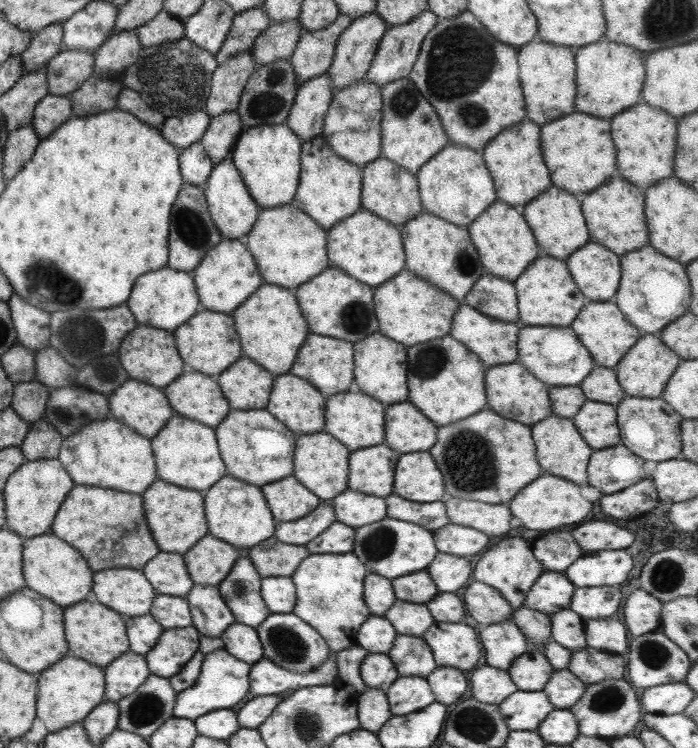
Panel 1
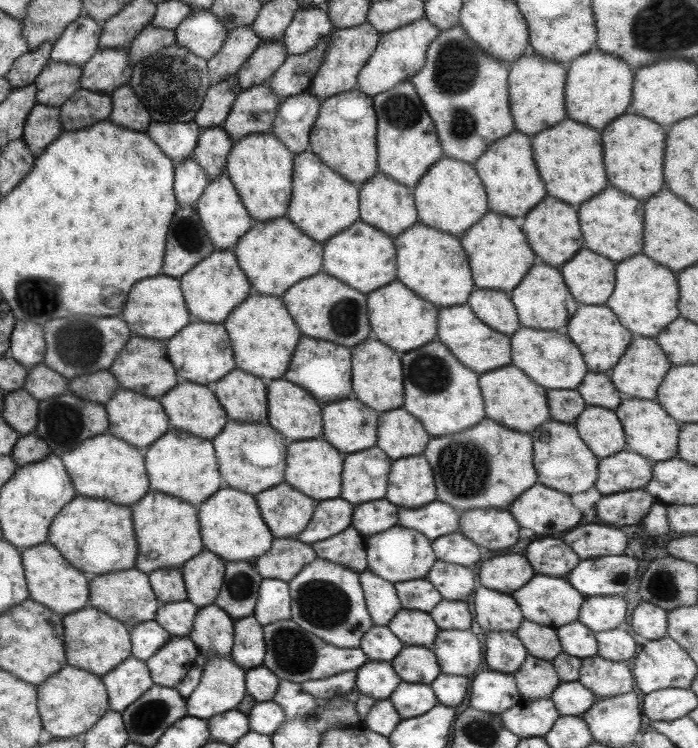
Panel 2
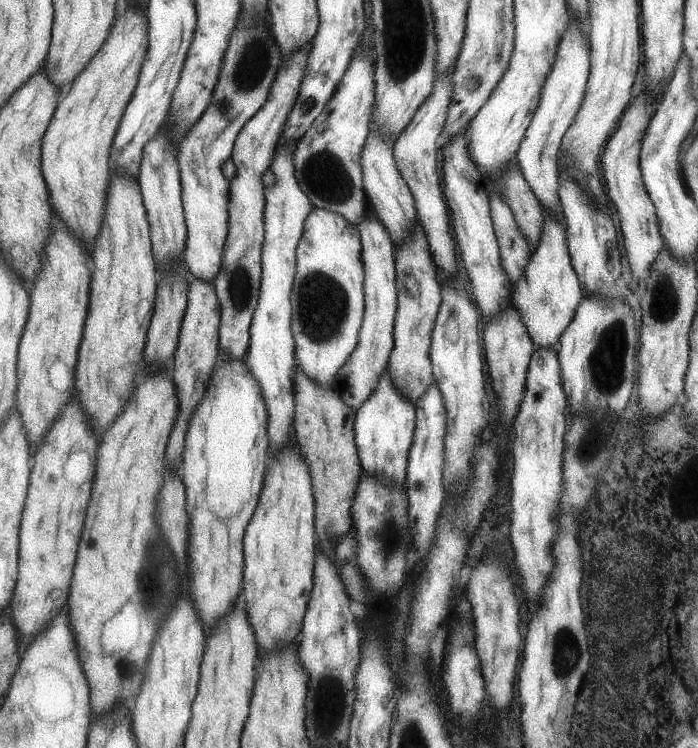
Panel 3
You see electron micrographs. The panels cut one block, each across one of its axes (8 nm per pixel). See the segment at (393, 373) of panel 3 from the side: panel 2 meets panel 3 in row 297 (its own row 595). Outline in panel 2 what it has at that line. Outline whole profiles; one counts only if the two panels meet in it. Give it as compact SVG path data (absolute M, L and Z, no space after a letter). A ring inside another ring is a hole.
M426 579L393 583L400 605L405 610L426 612L441 601L441 596Z

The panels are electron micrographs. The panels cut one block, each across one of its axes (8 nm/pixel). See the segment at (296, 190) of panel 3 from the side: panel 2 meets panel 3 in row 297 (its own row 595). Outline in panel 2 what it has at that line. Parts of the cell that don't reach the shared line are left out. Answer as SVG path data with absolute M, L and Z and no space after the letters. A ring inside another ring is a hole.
M261 579L252 615L262 627L275 621L289 619L288 583L282 580Z

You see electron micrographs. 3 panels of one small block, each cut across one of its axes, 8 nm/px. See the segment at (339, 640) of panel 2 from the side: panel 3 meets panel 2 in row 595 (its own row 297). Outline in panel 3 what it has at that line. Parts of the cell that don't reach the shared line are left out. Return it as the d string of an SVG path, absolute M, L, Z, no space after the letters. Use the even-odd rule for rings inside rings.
M313 207L303 220L303 232L296 248L296 267L290 292L290 328L294 356L299 370L319 388L335 389L335 374L357 346L364 311L361 242L356 226L339 214Z

